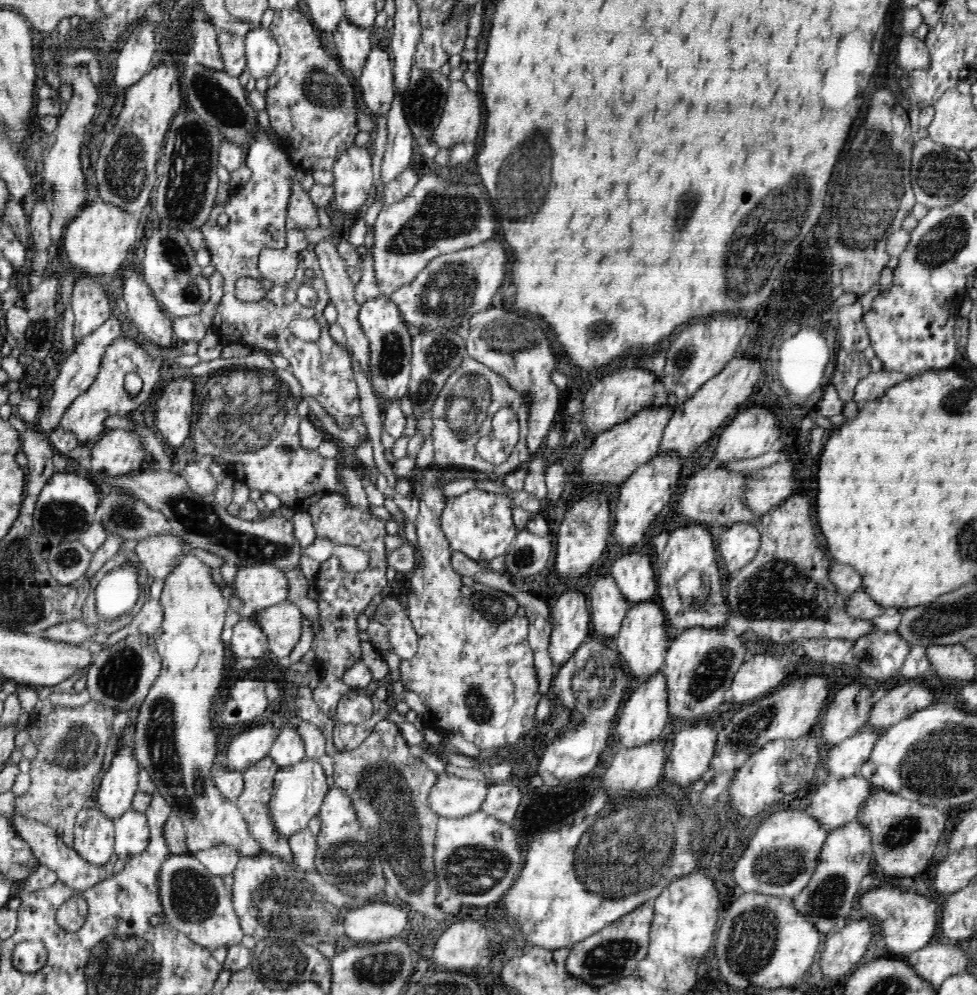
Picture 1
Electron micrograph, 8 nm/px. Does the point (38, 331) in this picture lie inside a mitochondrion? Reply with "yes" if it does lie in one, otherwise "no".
yes

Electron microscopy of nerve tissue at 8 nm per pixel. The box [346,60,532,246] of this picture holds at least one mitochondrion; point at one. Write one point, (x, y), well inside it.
(424, 98)

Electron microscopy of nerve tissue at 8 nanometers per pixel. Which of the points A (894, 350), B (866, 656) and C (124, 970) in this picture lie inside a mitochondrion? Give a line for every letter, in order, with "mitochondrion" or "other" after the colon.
A: other
B: mitochondrion
C: mitochondrion

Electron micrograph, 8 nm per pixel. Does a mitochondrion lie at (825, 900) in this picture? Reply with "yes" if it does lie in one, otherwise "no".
yes

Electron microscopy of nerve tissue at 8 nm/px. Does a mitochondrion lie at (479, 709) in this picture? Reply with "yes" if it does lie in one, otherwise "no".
yes

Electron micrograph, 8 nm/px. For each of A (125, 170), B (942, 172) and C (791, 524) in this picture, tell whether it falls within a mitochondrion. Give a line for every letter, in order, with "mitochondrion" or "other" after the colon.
A: mitochondrion
B: mitochondrion
C: other

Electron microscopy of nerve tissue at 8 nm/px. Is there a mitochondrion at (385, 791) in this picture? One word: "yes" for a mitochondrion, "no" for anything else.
yes

